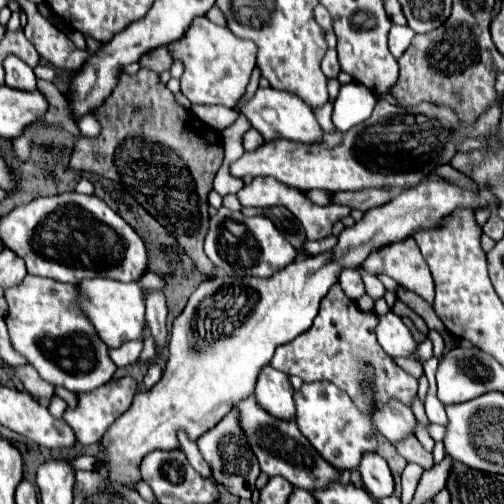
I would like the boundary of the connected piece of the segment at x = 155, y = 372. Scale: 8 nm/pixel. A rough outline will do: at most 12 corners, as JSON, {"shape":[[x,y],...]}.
{"shape":[[151,364],[143,388],[153,388],[159,382],[163,370],[157,364]]}

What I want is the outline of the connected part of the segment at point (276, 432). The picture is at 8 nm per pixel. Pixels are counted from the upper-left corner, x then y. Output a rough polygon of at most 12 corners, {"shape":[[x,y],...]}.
{"shape":[[255,396],[235,404],[261,472],[295,488],[325,488],[339,472],[295,420]]}

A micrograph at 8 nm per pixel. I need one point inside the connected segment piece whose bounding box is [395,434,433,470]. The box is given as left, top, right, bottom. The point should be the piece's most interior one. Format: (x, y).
(410, 449)

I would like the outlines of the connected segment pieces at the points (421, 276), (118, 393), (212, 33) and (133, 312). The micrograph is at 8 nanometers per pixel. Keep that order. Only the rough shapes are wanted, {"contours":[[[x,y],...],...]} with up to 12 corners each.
{"contours":[[[415,240],[363,262],[373,276],[433,302],[433,278]],[[135,380],[79,394],[63,420],[81,444],[95,444],[131,406]],[[195,18],[175,48],[191,104],[237,106],[255,44]],[[81,280],[77,302],[107,348],[141,338],[139,284]]]}

